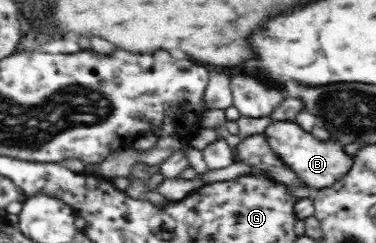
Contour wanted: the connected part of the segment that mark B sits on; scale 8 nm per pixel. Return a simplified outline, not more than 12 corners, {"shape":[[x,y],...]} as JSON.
{"shape":[[273,120],[268,146],[312,190],[352,164],[338,140]]}

